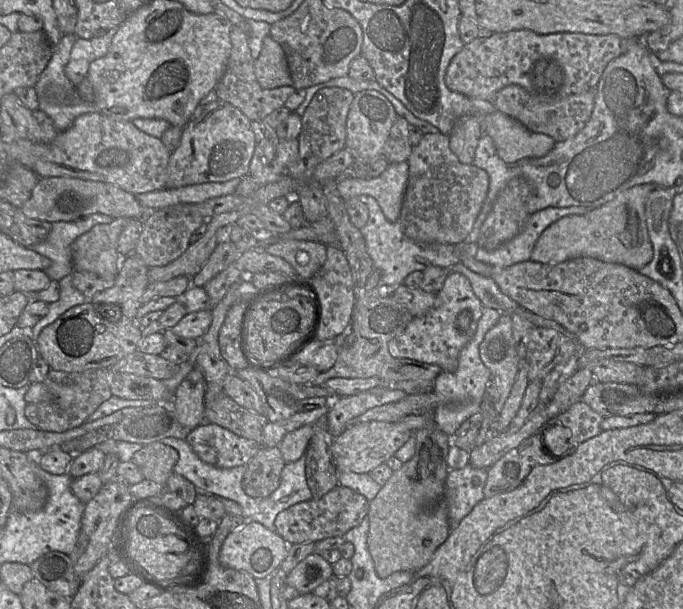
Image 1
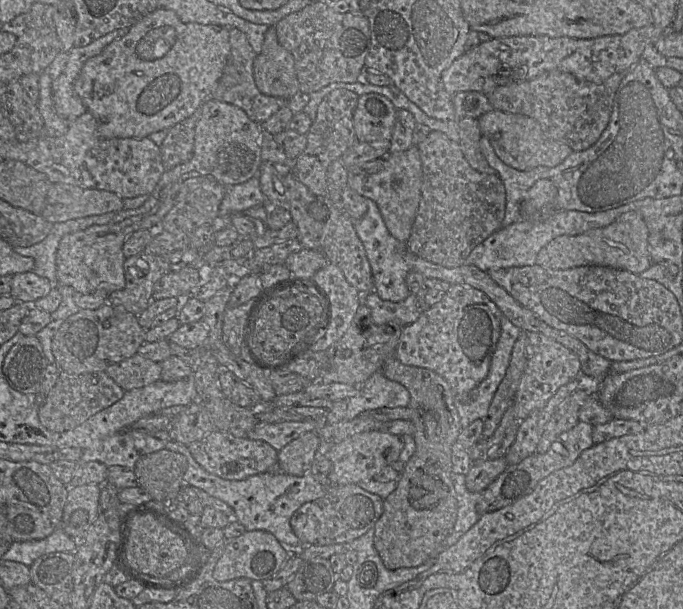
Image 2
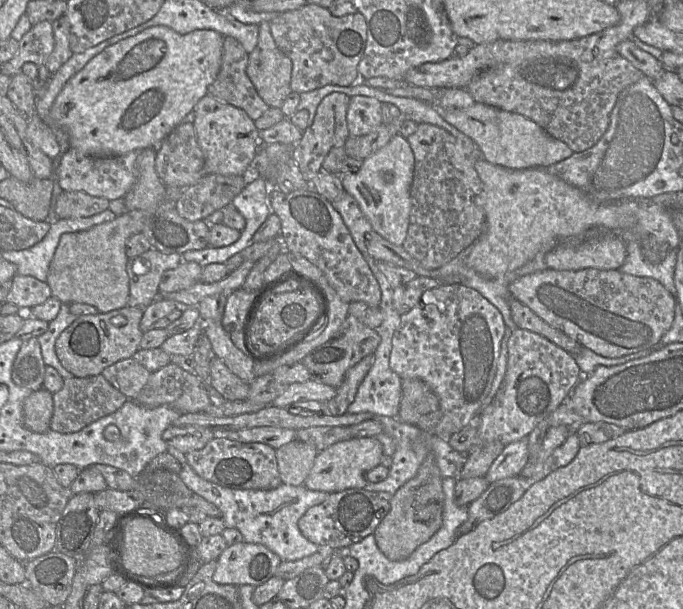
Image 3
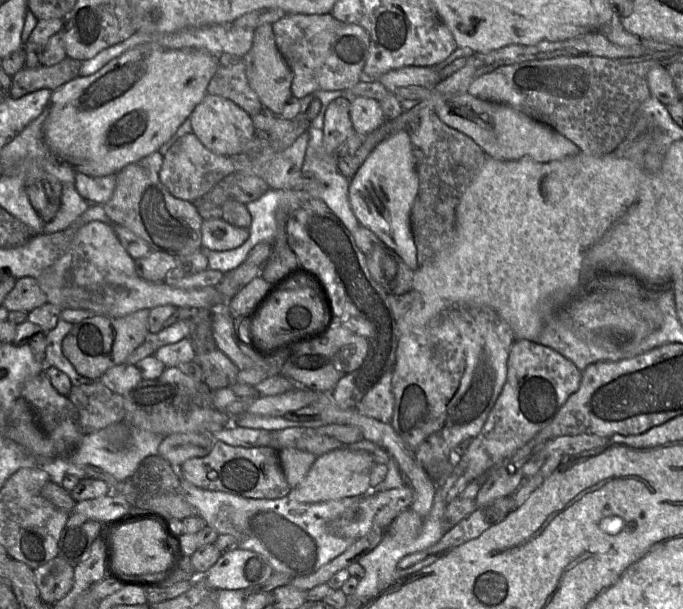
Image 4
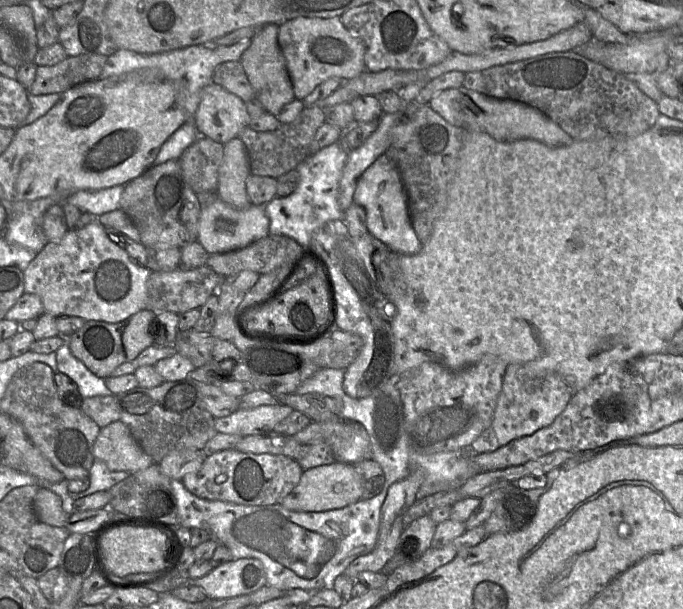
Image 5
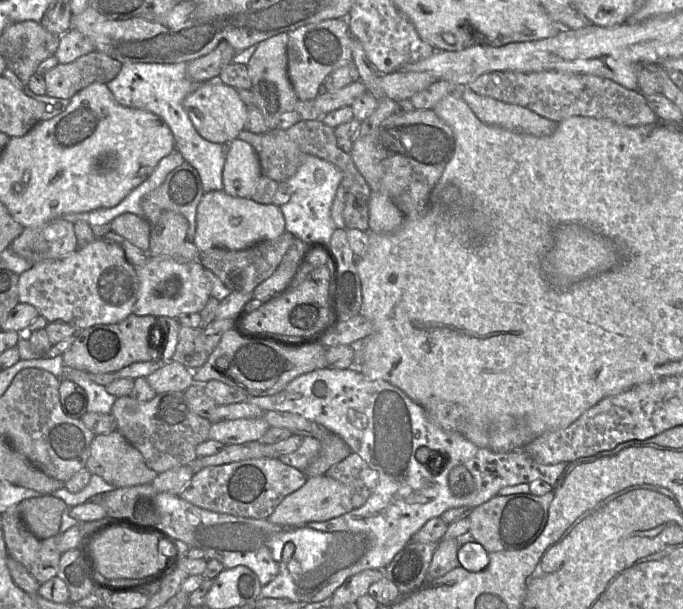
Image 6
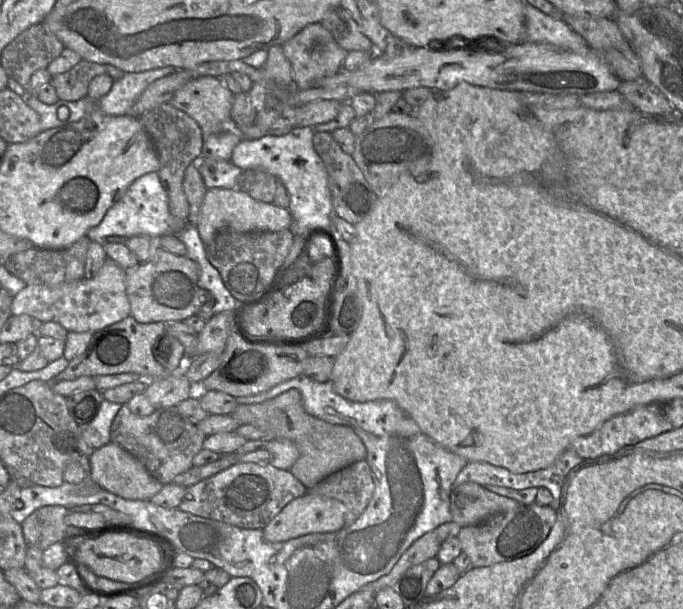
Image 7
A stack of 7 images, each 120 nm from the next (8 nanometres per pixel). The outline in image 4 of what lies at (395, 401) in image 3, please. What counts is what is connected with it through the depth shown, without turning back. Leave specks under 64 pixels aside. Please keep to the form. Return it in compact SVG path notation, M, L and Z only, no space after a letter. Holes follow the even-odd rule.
M393 369L387 371L358 402L355 410L359 414L391 424L395 404L391 386L392 374Z

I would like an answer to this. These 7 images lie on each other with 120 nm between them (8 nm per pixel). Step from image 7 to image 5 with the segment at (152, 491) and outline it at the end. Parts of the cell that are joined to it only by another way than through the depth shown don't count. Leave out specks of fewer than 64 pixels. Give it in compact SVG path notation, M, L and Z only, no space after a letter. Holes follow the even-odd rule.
M122 421L113 422L101 429L94 443L93 456L104 462L111 471L130 474L142 471L154 463Z

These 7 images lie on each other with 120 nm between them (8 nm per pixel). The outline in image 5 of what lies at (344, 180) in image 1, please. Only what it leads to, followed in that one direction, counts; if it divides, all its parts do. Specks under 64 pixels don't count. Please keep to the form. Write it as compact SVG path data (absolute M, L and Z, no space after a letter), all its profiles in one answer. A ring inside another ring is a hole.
M386 153L380 155L357 181L353 202L361 205L366 213L368 232L398 254L414 255L422 247L411 223L407 195L399 171Z

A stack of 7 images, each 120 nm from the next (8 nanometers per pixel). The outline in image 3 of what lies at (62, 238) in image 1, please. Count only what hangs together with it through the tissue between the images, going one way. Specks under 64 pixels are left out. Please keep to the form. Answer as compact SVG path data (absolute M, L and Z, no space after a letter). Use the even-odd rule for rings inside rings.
M106 209L90 217L59 219L50 225L46 236L34 246L19 251L2 251L2 256L16 266L18 275L29 275L47 282L49 265L63 234L87 230L95 225L110 222L116 216L113 211Z

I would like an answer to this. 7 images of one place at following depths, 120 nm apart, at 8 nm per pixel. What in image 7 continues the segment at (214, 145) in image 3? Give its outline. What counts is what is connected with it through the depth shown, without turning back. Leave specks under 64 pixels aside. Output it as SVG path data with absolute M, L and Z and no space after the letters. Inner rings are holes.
M203 76L200 78L192 79L191 81L186 83L173 95L170 103L172 103L176 108L188 114L192 119L194 119L198 123L204 133L205 140L206 135L215 134L228 127L233 127L230 123L230 113L233 98L234 94L224 84L221 78L214 76Z

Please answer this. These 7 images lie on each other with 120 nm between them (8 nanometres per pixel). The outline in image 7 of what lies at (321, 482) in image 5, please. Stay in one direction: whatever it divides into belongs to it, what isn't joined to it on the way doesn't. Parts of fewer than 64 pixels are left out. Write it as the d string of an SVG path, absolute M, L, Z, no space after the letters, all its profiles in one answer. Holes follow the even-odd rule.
M304 494L290 501L264 528L263 536L269 543L285 542L307 534L336 532L344 527L346 508L332 498Z

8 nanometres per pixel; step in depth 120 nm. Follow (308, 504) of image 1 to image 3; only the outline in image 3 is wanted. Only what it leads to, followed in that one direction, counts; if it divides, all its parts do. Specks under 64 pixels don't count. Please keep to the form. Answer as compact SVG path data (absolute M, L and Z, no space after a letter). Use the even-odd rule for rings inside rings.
M364 488L330 493L324 502L305 512L298 521L298 528L305 538L322 549L346 551L349 546L374 534L391 508L392 497L388 492L372 492Z

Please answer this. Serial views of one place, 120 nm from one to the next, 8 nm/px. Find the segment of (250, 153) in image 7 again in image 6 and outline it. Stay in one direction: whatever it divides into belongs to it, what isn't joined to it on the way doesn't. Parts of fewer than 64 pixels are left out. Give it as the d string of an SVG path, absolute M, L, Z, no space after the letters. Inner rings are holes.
M306 155L296 173L286 181L290 200L279 206L285 218L285 231L305 243L318 239L330 241L336 229L331 207L341 180L342 172L335 165L317 156Z

